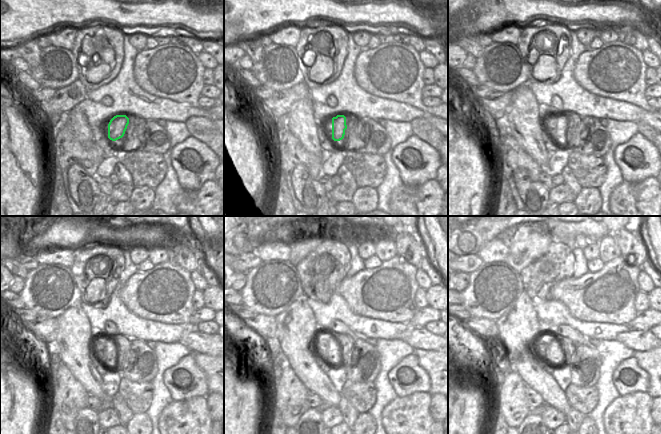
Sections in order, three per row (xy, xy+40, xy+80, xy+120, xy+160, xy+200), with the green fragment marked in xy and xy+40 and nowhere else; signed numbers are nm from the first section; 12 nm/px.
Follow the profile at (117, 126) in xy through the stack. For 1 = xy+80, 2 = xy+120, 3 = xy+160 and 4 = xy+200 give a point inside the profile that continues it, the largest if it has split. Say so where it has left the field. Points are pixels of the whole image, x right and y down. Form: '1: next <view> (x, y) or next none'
1: next xy+80 (559, 127)
2: next xy+120 (109, 350)
3: next xy+160 (330, 355)
4: next xy+200 (542, 348)

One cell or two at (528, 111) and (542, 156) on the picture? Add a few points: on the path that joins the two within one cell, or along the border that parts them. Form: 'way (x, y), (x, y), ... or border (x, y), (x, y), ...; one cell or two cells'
way (528, 122), (528, 136), (533, 145); one cell

